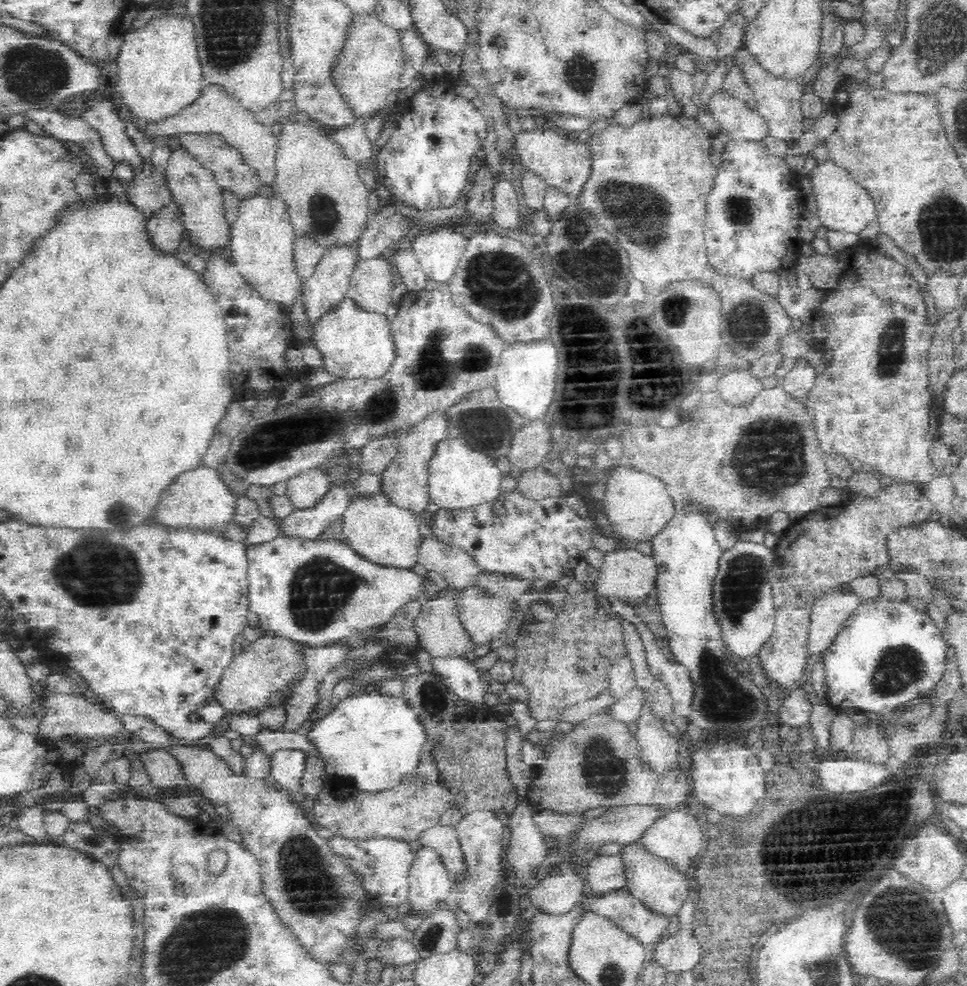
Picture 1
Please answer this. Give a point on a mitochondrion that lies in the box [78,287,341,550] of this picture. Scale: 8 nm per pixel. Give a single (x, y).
(119, 512)

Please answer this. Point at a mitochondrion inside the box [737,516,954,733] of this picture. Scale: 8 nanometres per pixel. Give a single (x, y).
(901, 669)

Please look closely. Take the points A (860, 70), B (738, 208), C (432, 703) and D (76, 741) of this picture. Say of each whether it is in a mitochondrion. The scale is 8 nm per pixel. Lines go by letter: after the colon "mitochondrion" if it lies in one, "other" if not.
A: other
B: mitochondrion
C: mitochondrion
D: other

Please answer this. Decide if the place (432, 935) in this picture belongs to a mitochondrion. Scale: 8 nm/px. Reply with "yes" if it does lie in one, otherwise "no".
yes

